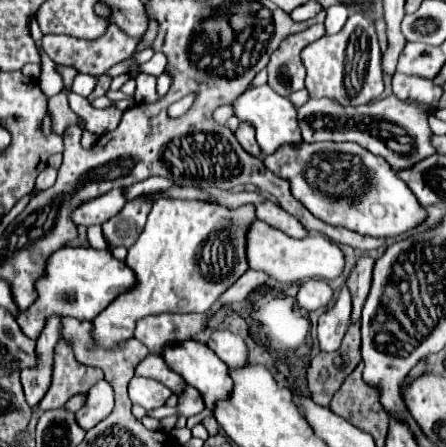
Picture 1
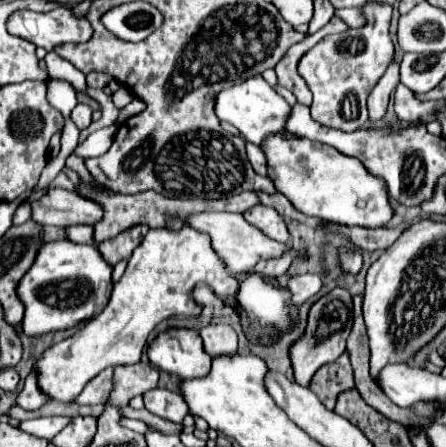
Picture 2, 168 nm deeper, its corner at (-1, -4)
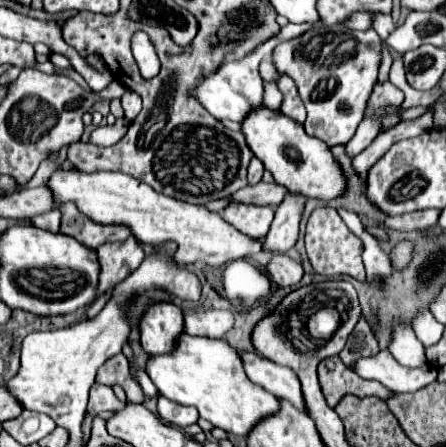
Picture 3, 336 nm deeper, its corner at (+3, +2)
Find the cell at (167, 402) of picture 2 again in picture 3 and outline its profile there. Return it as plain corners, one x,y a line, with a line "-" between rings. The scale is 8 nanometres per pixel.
157,397
157,411
161,415
163,421
177,425
177,427
187,427
197,423
199,413
193,407
185,407
185,405
177,405
175,401
169,401
167,397

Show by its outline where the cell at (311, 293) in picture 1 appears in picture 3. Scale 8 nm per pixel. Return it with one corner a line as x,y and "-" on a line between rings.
275,253
267,265
267,275
279,287
295,287
303,277
303,267
285,253

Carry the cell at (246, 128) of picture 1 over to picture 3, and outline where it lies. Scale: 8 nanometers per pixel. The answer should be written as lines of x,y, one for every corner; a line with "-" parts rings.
253,157
251,163
249,163
249,183
251,185
259,183
261,181
261,175
263,175
263,163
257,161
257,157

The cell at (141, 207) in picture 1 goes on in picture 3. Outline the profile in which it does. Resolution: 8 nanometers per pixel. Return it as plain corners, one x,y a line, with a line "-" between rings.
129,237
121,243
107,243
97,249
101,273
99,273
99,293
115,287
119,281
123,281
129,271
137,269
137,265
143,261
143,243
137,241
137,237

